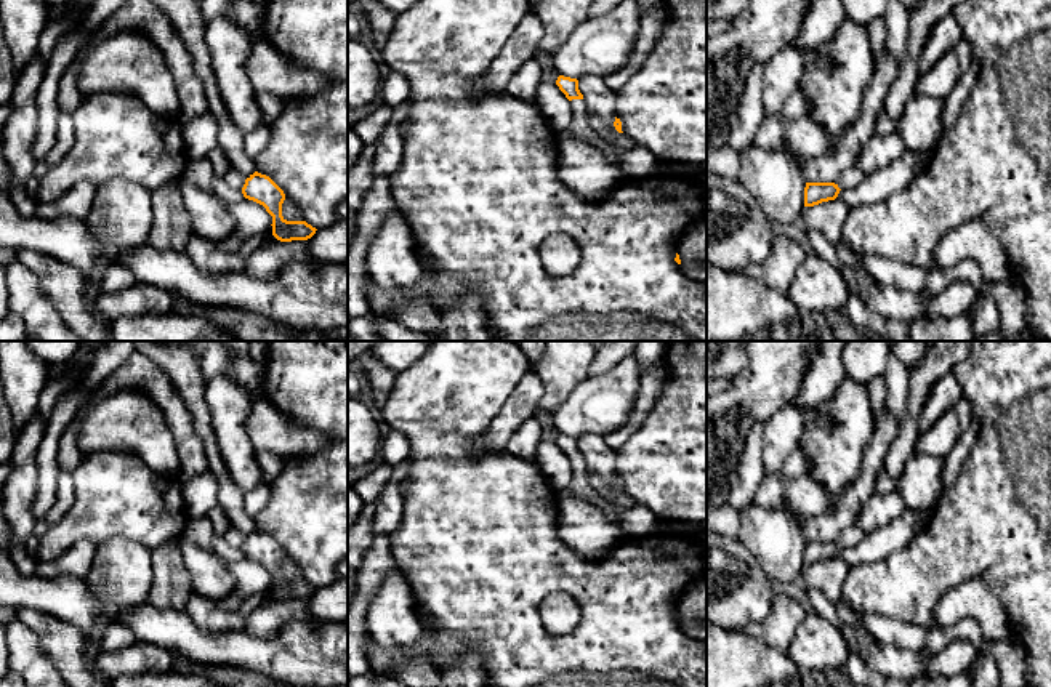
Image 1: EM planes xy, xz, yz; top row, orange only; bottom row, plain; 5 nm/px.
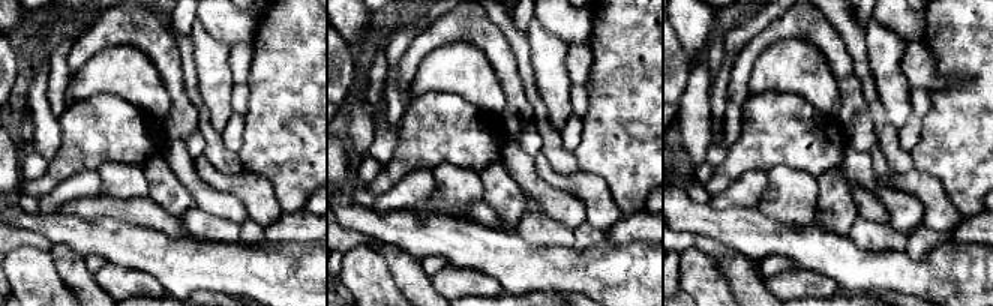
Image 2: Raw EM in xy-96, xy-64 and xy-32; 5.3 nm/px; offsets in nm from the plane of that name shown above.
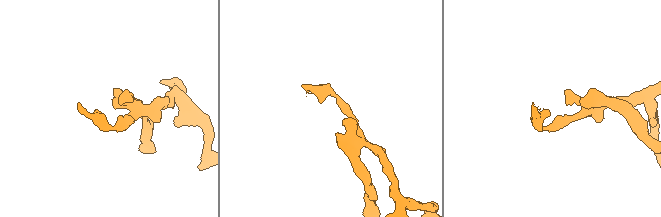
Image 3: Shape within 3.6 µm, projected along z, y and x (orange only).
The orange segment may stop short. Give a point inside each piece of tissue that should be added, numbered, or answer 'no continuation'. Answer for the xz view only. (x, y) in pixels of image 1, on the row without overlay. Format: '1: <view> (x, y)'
1: xz (579, 484)

